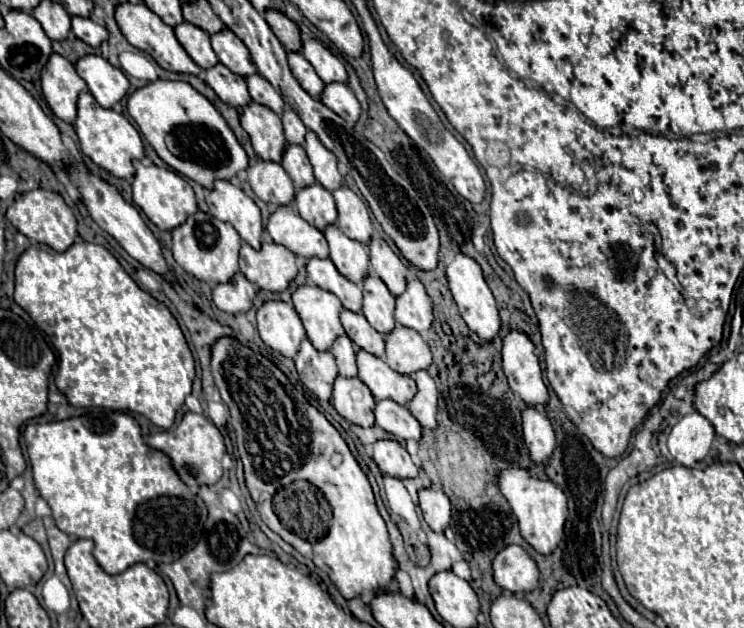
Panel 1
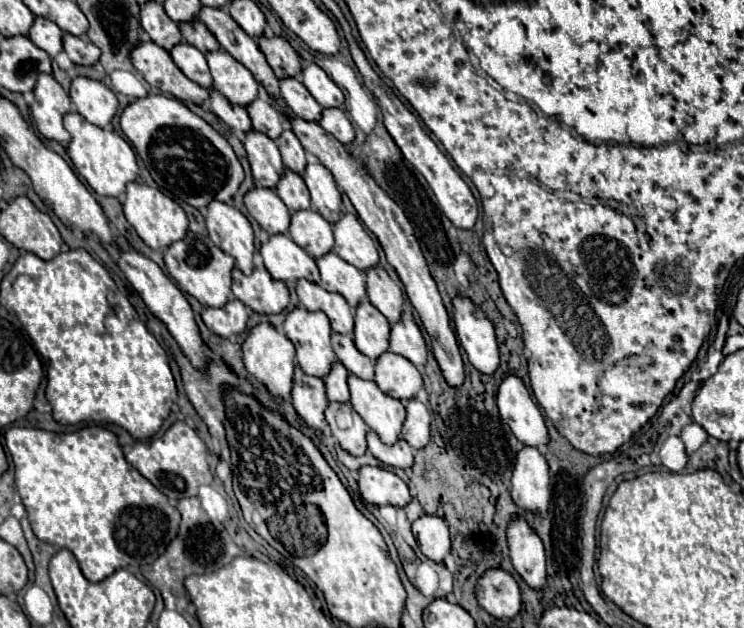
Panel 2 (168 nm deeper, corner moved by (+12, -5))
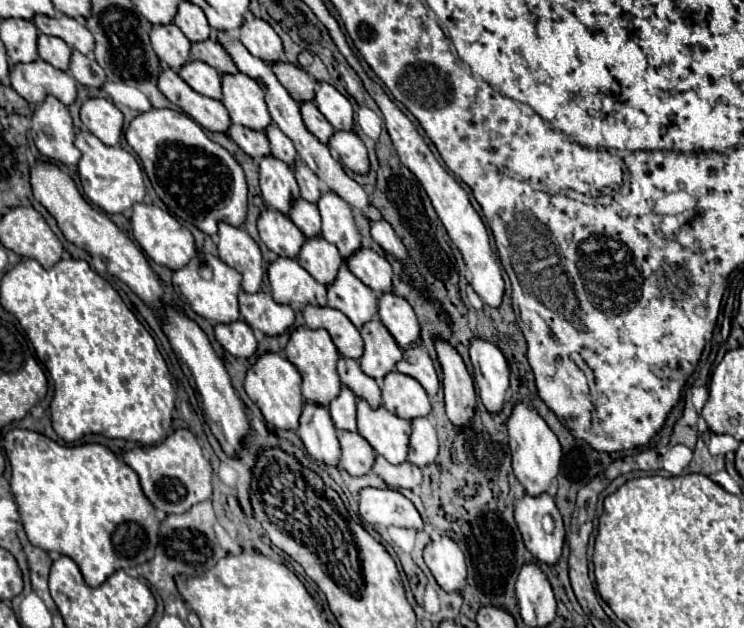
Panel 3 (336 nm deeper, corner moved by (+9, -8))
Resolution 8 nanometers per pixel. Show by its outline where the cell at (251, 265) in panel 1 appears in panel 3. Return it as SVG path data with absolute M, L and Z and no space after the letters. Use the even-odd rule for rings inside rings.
M245 290L239 292L239 308L241 316L251 328L259 328L267 336L283 334L293 326L295 314L289 304L277 304L269 292L249 294Z

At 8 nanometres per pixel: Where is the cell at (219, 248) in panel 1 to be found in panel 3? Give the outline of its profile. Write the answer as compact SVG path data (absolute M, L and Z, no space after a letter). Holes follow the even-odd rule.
M197 252L183 268L173 272L173 288L175 292L185 296L193 312L197 312L207 320L229 324L239 318L237 294L241 288L241 276L235 268L223 264L219 256L213 256L209 252Z

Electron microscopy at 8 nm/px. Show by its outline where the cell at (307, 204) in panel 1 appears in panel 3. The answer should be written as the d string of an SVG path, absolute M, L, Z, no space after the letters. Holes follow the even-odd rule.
M323 236L307 238L297 260L321 284L331 284L331 280L335 280L335 272L343 264L343 256L339 254L339 250Z

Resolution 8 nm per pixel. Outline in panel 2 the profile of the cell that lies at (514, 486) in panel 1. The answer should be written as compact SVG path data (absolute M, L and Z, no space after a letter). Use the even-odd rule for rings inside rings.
M520 517L512 519L508 527L508 545L512 565L516 573L524 579L524 583L534 591L544 589L546 587L544 545L524 519Z

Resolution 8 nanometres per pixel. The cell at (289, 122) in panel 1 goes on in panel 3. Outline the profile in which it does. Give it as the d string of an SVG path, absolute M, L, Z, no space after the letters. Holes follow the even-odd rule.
M297 158L293 166L293 174L301 188L301 198L309 202L317 202L321 196L321 190L319 190L319 178L315 176L315 172L311 172L311 168L307 168L307 164L303 164L301 158Z

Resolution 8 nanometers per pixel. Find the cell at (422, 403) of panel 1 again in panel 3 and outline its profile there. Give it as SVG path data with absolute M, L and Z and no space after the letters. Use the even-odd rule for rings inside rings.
M413 418L411 420L413 426L413 434L411 434L411 442L409 442L409 454L407 460L415 466L425 466L431 464L437 456L437 432L435 426L429 422L429 418Z

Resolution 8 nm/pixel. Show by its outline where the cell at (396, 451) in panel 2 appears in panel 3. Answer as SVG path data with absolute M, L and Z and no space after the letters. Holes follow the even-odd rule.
M377 454L375 456L375 464L373 464L373 472L379 478L383 478L389 488L417 490L417 486L421 484L421 470L415 464L411 464L411 462L391 464L383 456Z

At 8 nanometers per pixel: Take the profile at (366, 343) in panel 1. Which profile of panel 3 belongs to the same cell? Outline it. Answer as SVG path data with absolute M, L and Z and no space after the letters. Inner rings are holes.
M341 356L339 364L337 364L337 372L339 372L341 384L347 384L355 392L355 396L363 396L373 408L377 408L381 404L381 390L379 390L375 378L367 376L359 368L357 360Z

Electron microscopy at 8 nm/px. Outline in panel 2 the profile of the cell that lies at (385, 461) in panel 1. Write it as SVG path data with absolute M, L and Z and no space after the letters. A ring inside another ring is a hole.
M362 467L358 475L358 491L366 505L406 507L412 499L408 485L384 467Z

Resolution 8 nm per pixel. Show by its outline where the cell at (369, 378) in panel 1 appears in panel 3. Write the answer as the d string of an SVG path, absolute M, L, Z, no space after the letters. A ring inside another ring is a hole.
M357 398L357 430L391 464L405 462L411 434L409 420L395 416L385 406L371 408L365 398Z

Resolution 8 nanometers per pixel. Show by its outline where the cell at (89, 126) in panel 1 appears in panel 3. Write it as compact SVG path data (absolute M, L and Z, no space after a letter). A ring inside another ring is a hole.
M77 130L75 146L81 150L79 160L79 178L85 196L97 204L107 214L119 214L131 208L135 202L141 202L145 196L143 172L139 162L121 146L107 146L89 130Z

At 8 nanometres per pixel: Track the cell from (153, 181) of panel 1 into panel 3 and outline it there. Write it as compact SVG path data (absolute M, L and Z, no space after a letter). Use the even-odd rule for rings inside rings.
M147 202L133 204L131 226L133 226L135 240L139 242L139 246L145 250L145 254L155 264L163 264L163 266L167 266L171 270L177 270L183 264L187 264L187 260L191 256L195 256L195 240L193 240L193 234L183 224L179 224L177 218L173 218L169 212L161 210L155 204L147 204Z

